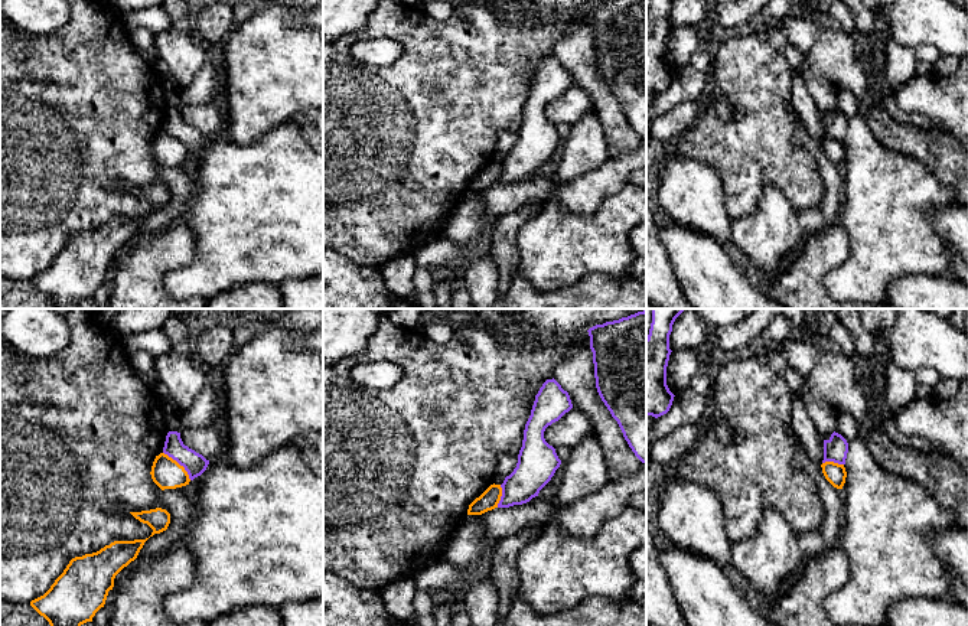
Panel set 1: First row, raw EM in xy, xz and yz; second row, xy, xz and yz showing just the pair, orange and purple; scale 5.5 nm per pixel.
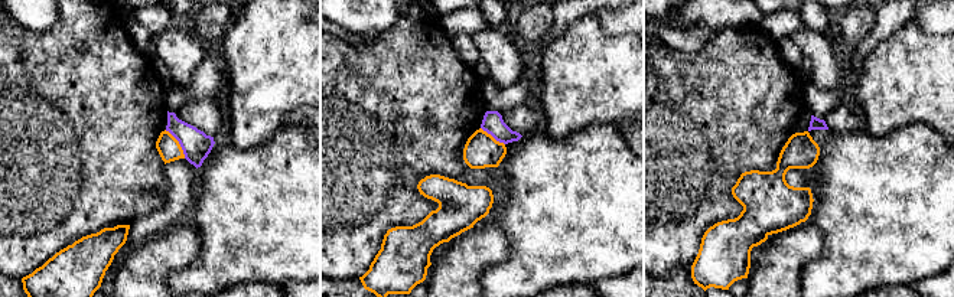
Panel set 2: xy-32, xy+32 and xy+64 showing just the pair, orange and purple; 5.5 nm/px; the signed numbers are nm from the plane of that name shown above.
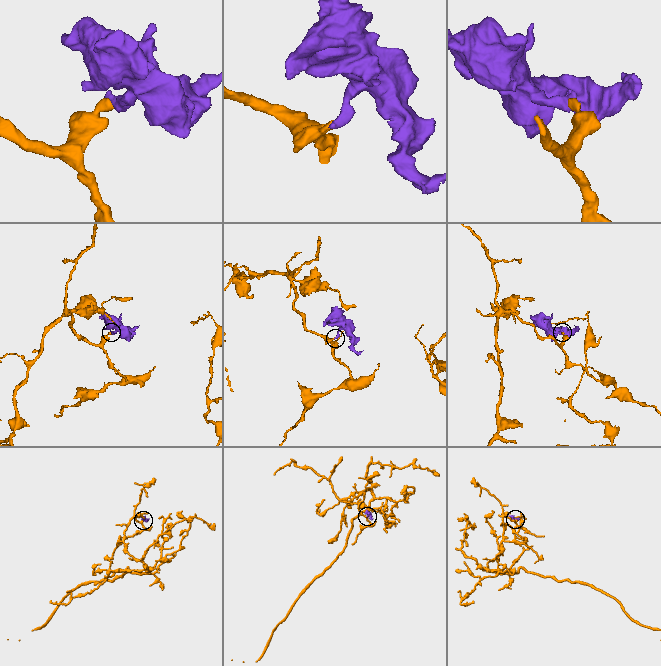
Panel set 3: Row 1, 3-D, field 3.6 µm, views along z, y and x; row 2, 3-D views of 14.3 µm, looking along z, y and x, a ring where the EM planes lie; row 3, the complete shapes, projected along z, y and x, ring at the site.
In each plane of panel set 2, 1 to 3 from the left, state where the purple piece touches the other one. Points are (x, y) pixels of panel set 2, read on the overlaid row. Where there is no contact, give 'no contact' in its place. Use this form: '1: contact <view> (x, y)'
1: contact xy-32 (178, 143)
2: contact xy+32 (491, 136)
3: no contact

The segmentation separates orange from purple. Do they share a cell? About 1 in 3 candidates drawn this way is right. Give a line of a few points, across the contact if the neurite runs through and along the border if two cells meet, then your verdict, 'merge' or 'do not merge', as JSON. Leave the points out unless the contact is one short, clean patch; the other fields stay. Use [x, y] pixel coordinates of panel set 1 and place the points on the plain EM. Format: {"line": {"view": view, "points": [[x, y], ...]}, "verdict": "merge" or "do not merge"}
{"line": {"view": "xy", "points": [[163, 129], [175, 136], [191, 156]]}, "verdict": "do not merge"}

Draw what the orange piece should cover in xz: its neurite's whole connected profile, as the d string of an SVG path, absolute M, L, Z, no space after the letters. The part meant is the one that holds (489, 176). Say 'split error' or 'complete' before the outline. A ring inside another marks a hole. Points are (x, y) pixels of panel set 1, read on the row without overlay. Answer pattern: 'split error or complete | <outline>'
complete | M490 162L479 175L476 175L467 186L467 192L482 192L498 185L502 173L501 162Z

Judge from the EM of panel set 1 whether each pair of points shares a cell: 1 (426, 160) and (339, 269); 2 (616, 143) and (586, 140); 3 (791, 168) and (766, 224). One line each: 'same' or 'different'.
1: different
2: different
3: different

